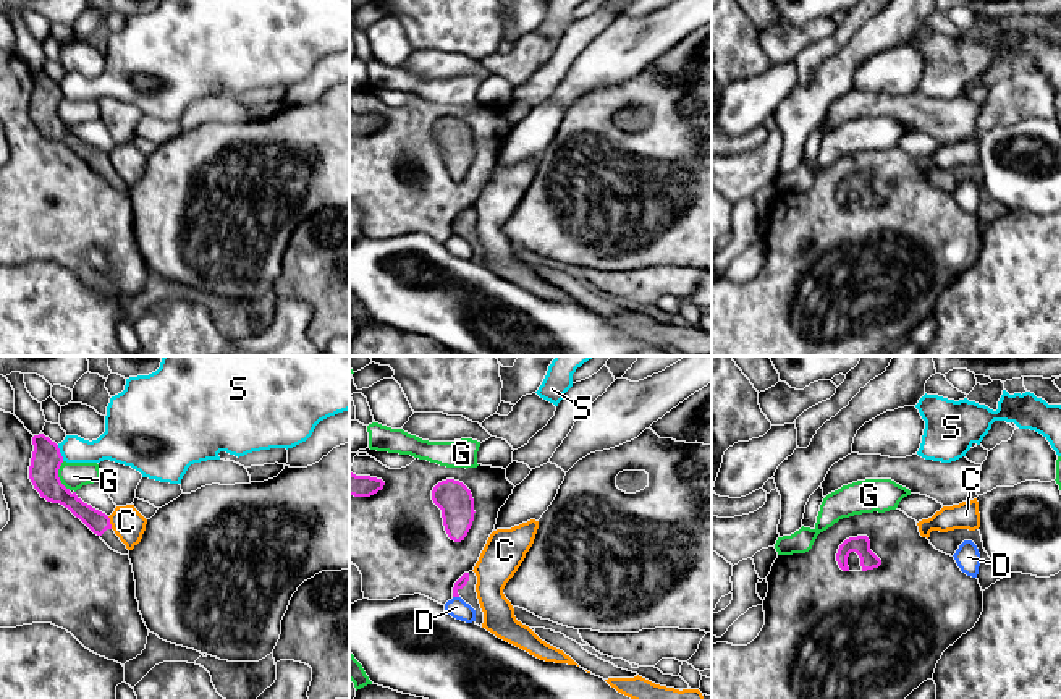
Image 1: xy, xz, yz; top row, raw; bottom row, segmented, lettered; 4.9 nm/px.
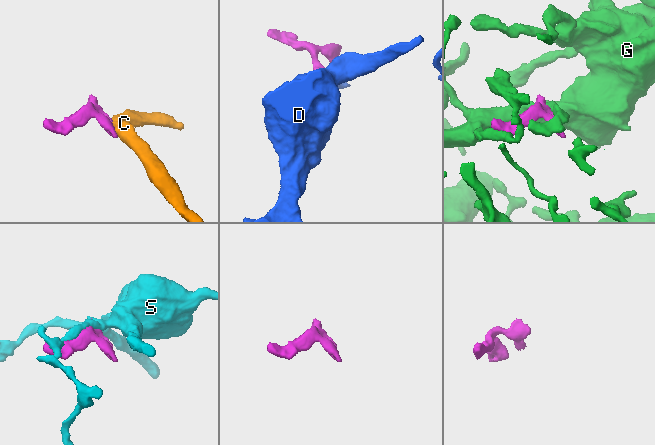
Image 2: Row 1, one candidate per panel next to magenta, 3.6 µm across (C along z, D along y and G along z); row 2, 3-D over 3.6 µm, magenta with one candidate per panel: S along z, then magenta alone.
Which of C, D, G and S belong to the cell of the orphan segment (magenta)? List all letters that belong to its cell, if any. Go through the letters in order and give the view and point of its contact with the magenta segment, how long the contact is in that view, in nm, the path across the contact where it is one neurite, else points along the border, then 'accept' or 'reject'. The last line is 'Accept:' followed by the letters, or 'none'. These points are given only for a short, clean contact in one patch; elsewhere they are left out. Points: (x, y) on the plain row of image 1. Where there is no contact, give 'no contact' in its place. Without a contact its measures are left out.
C: xy (109, 160) | 70 nm | along xy (107, 154), (112, 165) | reject
D: xz (456, 233) | 30 nm | along xz (453, 233), (458, 235) | reject
G: xy (57, 114) | 150 nm | reject
S: xy (60, 91) | 90 nm | reject
Accept: none

